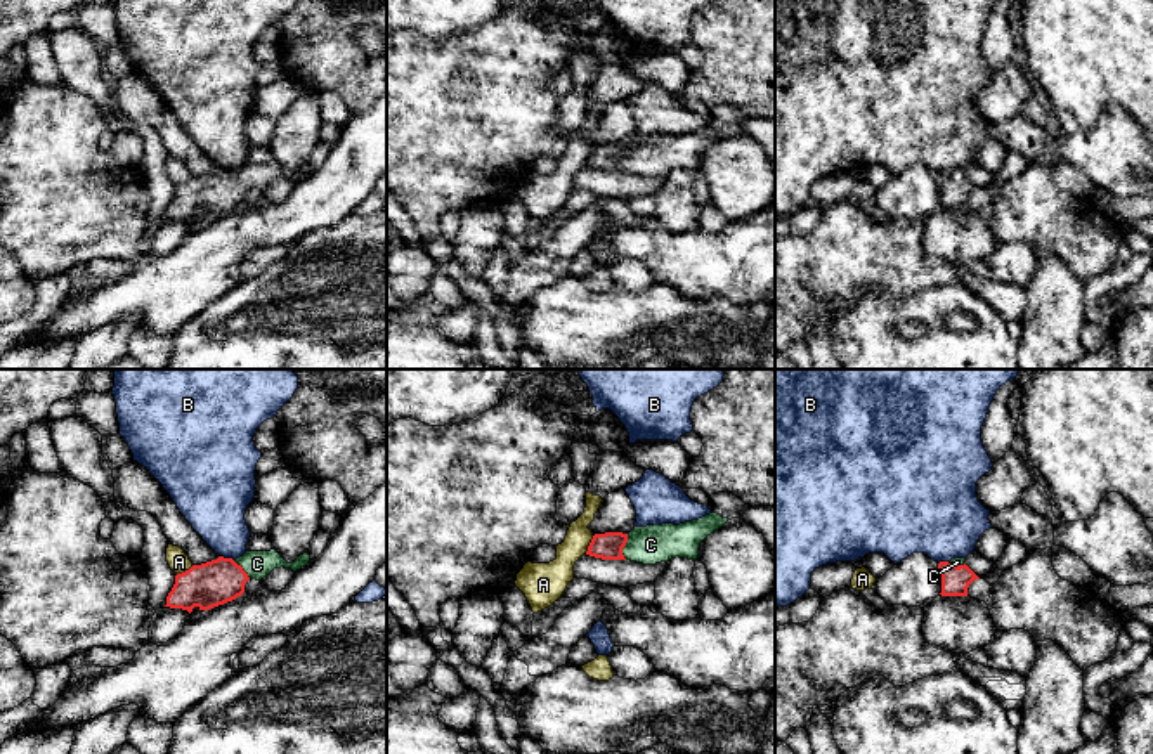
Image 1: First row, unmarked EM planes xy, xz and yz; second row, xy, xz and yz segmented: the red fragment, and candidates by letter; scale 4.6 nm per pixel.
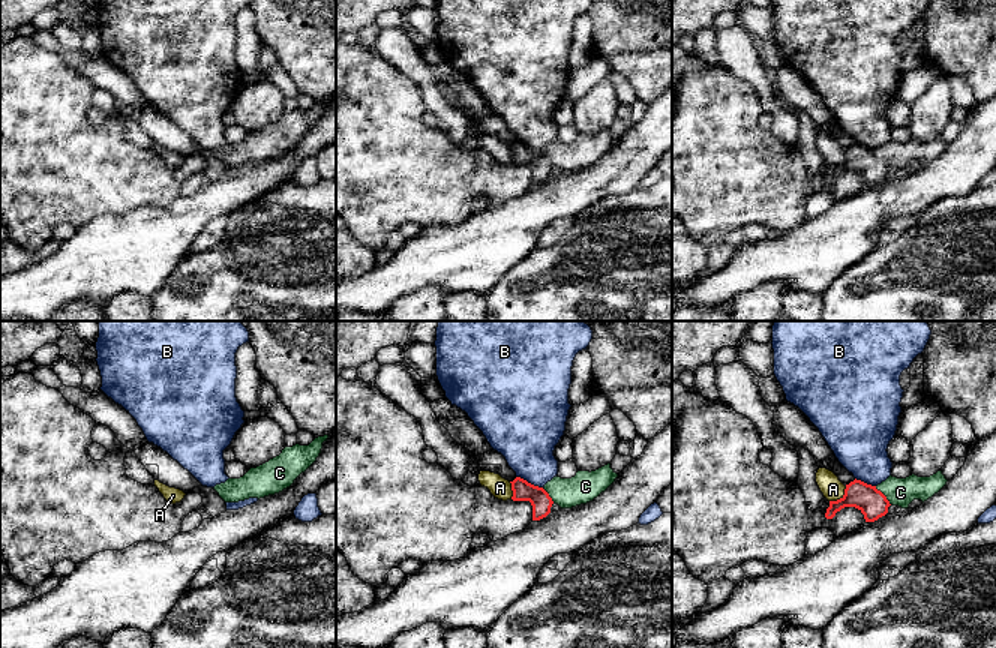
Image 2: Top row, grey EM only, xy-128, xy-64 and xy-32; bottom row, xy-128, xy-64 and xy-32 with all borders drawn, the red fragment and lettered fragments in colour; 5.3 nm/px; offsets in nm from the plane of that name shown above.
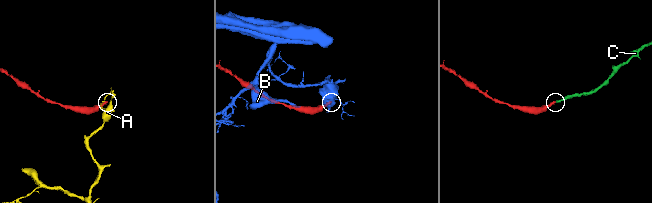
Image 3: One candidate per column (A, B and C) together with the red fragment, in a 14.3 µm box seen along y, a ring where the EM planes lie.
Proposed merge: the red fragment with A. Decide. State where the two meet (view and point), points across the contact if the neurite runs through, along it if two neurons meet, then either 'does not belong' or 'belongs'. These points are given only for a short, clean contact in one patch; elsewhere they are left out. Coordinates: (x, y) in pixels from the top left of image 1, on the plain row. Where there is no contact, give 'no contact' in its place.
contact xz (590, 156); border xz (593, 148), (585, 163); does not belong

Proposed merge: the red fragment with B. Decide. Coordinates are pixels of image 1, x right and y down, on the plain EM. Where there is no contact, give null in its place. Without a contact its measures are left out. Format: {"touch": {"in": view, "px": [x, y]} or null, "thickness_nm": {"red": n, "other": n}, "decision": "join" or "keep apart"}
{"touch": {"in": "xy", "px": [227, 170]}, "thickness_nm": {"red": 200, "other": 280}, "decision": "keep apart"}

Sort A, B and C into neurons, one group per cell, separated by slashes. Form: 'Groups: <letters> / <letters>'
Groups: A / B / C

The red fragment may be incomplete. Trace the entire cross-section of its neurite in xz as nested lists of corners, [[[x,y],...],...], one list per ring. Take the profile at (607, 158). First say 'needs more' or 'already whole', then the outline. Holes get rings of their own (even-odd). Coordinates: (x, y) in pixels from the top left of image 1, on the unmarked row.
needs more | [[[709,125],[680,137],[662,135],[635,139],[629,146],[595,146],[586,166],[602,172],[631,172],[643,177],[669,173],[671,170],[699,170],[700,154],[721,140],[728,130]]]

